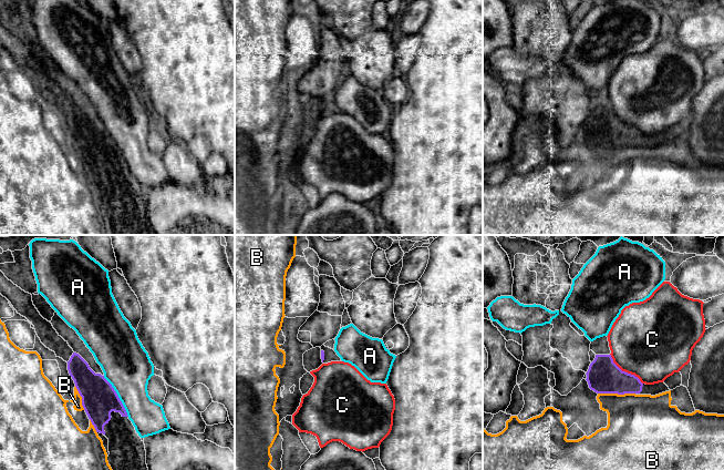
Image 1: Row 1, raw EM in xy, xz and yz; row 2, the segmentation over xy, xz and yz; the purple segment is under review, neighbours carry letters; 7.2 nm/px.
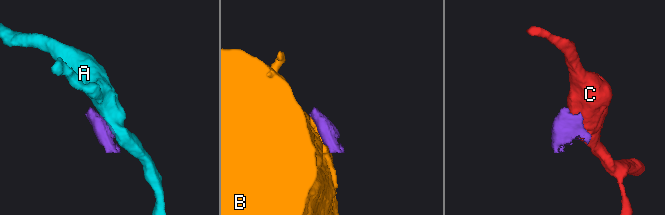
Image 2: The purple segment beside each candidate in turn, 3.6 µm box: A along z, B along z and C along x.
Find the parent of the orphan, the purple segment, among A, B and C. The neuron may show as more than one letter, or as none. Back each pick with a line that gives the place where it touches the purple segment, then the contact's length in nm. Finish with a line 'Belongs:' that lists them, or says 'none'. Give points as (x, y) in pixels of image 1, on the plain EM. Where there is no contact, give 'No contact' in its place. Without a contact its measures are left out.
Belongs: none

